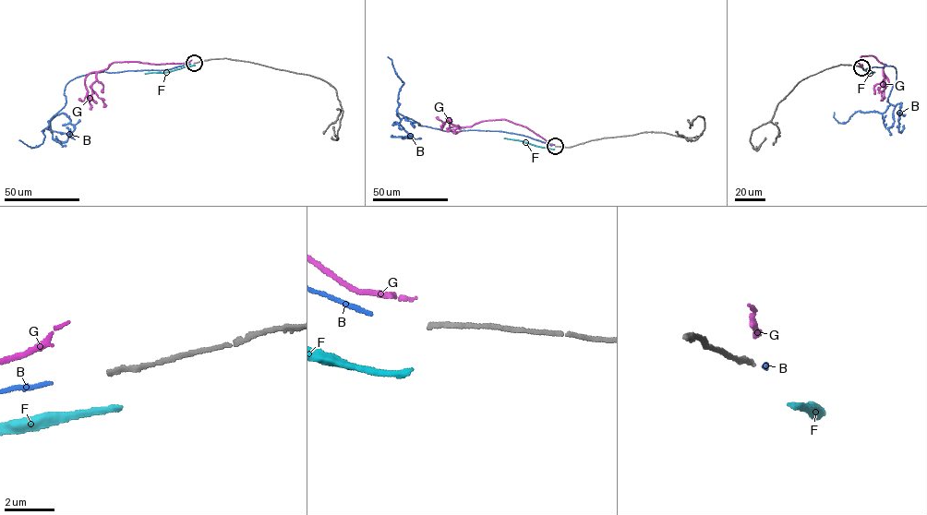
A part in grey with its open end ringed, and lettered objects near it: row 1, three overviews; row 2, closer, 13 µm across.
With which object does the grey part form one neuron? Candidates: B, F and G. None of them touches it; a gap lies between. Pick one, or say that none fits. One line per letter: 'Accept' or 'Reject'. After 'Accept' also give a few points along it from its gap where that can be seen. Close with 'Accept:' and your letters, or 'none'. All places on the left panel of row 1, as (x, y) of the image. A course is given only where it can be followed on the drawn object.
B: Accept. Its course: (190, 64), (76, 77), (65, 88), (64, 107), (42, 131), (42, 143), (31, 148), (19, 139)
F: Reject
G: Reject
Accept: B

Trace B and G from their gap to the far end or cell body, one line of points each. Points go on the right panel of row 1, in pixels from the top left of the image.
B: (862, 67), (886, 65), (896, 68), (887, 109), (882, 113), (857, 111), (844, 123), (836, 120), (834, 112)
G: (861, 65), (858, 62), (863, 55), (872, 55), (885, 65), (883, 68), (885, 79), (881, 101)

